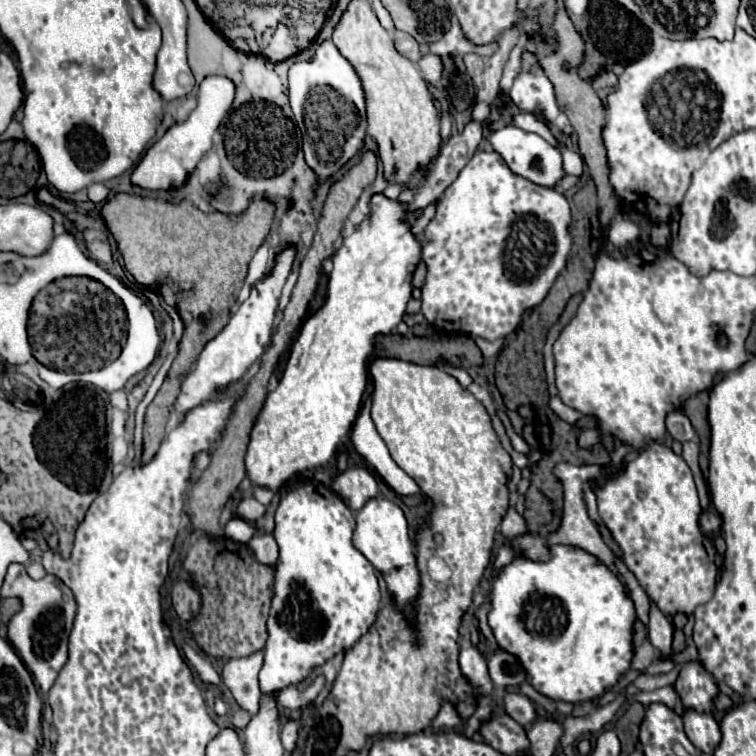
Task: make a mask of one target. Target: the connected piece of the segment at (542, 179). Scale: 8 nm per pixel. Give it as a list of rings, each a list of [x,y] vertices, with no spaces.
[[[505,126],[505,128],[497,130],[497,132],[493,132],[493,134],[489,136],[489,142],[491,142],[493,150],[503,156],[503,160],[507,162],[507,166],[509,166],[515,174],[519,174],[519,176],[523,176],[523,178],[527,178],[527,180],[531,180],[531,182],[535,182],[535,184],[539,184],[539,186],[549,186],[549,188],[553,188],[553,186],[557,184],[557,180],[561,180],[561,178],[565,176],[565,174],[563,174],[563,166],[561,166],[563,162],[561,162],[559,150],[553,148],[551,144],[547,144],[547,142],[545,142],[541,136],[537,136],[537,134],[525,132],[525,130],[515,128],[515,126]]]

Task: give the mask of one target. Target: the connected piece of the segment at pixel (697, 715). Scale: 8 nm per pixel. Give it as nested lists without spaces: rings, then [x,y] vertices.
[[[687,708],[683,712],[683,726],[687,738],[699,752],[713,752],[721,742],[721,730],[711,714]]]

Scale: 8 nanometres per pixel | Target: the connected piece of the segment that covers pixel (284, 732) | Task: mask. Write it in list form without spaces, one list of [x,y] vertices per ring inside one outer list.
[[[287,720],[281,728],[281,742],[283,742],[283,748],[287,752],[293,752],[295,748],[295,742],[297,742],[297,722],[291,722]]]

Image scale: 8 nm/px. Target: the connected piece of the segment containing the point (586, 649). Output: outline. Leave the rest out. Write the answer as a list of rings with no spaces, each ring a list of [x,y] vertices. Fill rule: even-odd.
[[[565,544],[549,546],[549,560],[537,562],[517,554],[511,564],[499,570],[489,594],[489,626],[497,646],[513,654],[529,676],[529,684],[551,700],[579,704],[597,700],[629,670],[635,656],[633,650],[633,624],[637,622],[635,606],[627,594],[625,584],[617,574],[597,556]]]

